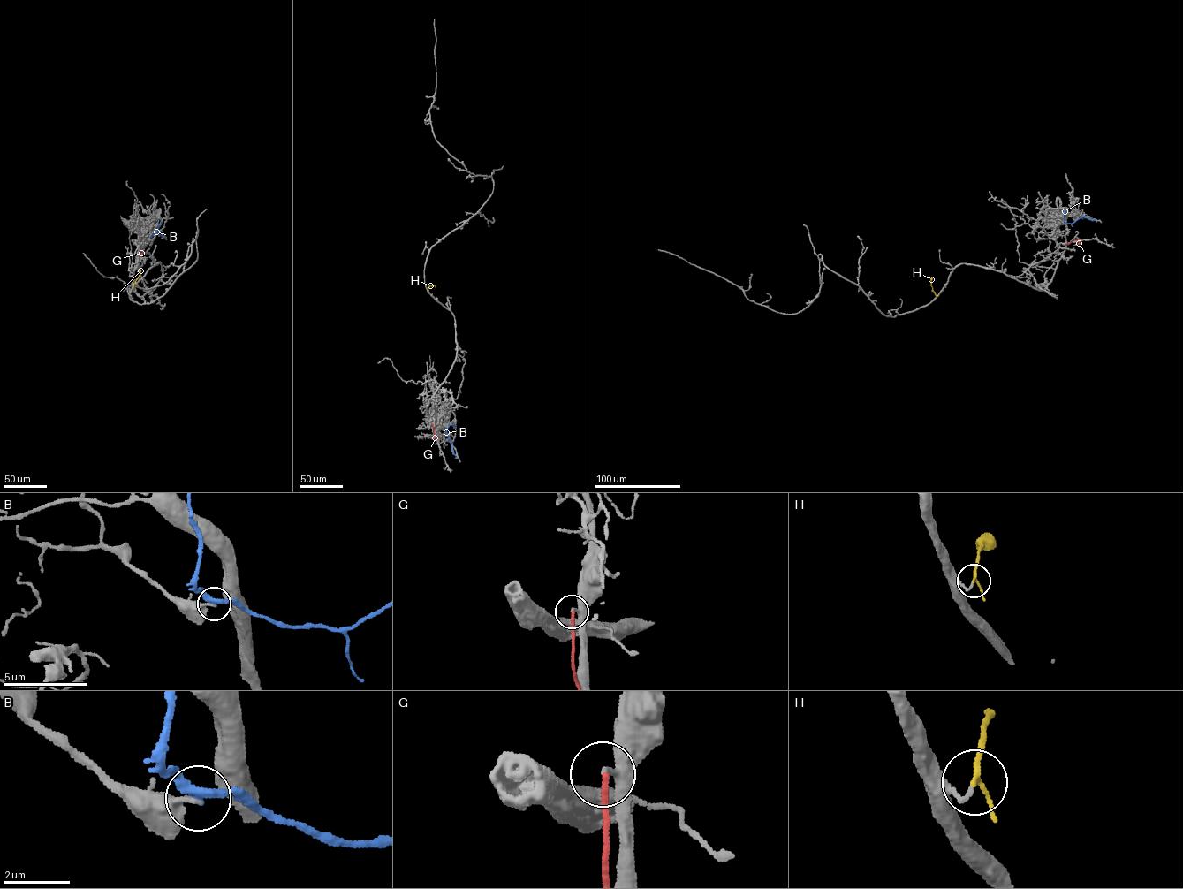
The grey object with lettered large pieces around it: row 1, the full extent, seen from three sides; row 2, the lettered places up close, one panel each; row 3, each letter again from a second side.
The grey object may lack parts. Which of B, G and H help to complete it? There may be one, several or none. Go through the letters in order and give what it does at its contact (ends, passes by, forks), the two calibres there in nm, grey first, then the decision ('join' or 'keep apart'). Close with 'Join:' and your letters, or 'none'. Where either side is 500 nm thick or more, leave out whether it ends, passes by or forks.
B: it passes by; calibres 160 and 280 nm; keep apart
G: it ends; calibres 190 and 170 nm; keep apart
H: it passes by; calibres 120 and 110 nm; join
Join: H

